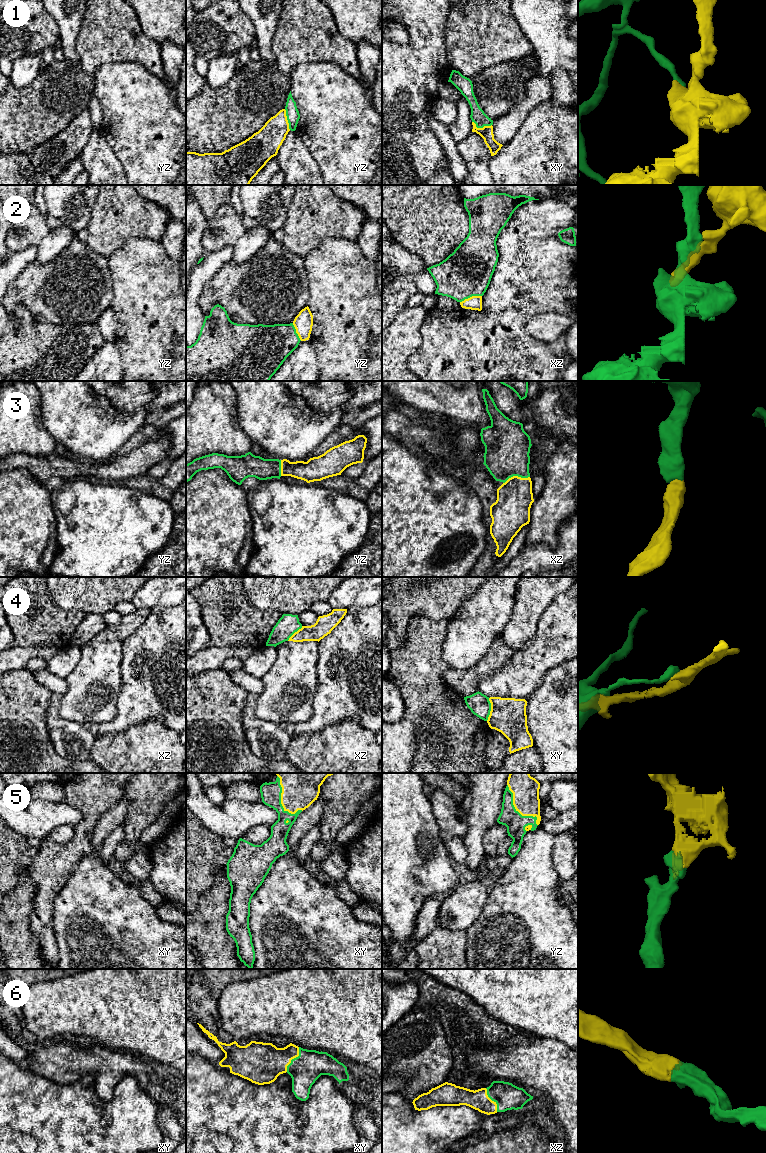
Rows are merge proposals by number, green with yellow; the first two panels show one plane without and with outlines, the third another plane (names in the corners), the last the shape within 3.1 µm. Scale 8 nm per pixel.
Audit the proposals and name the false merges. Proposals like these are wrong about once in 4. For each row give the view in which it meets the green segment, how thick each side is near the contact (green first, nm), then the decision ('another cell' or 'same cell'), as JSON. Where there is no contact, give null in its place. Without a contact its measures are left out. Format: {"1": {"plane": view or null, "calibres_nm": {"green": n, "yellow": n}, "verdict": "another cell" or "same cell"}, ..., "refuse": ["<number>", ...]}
{"1": {"plane": "xy", "calibres_nm": {"green": 120, "yellow": 100}, "verdict": "another cell"}, "2": {"plane": "xz", "calibres_nm": {"green": 400, "yellow": 110}, "verdict": "another cell"}, "3": {"plane": "xz", "calibres_nm": {"green": 360, "yellow": 280}, "verdict": "same cell"}, "4": {"plane": "xy", "calibres_nm": {"green": 170, "yellow": 280}, "verdict": "another cell"}, "5": {"plane": "yz", "calibres_nm": {"green": 160, "yellow": 220}, "verdict": "same cell"}, "6": {"plane": "xy", "calibres_nm": {"green": 240, "yellow": 320}, "verdict": "same cell"}, "refuse": ["1", "2", "4"]}

